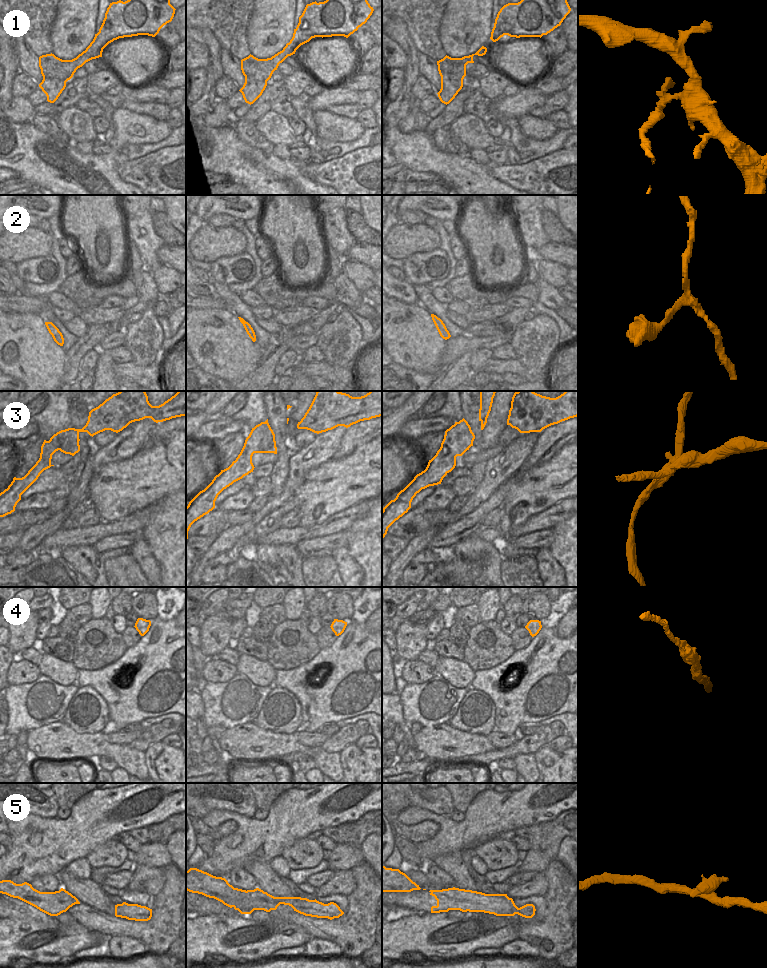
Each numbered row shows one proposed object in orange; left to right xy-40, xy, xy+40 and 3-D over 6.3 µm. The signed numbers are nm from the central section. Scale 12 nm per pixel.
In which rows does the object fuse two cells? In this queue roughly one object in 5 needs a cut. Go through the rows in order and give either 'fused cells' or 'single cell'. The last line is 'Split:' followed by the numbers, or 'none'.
1: fused cells
2: single cell
3: fused cells
4: single cell
5: fused cells
Split: 1, 3, 5

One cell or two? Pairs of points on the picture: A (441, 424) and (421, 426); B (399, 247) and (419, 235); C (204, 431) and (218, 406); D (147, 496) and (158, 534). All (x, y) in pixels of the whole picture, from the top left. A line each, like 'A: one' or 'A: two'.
A: one
B: one
C: two
D: two

